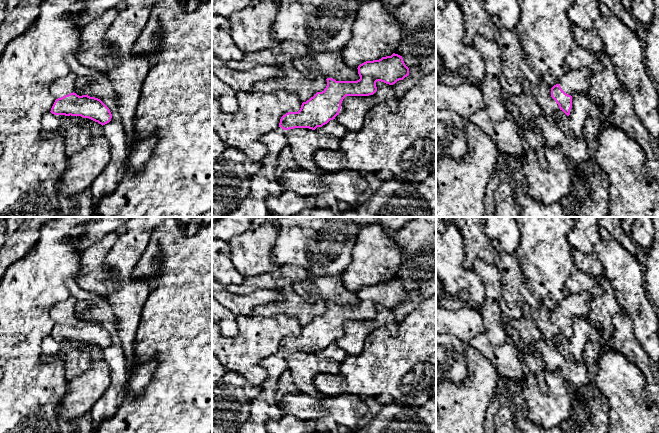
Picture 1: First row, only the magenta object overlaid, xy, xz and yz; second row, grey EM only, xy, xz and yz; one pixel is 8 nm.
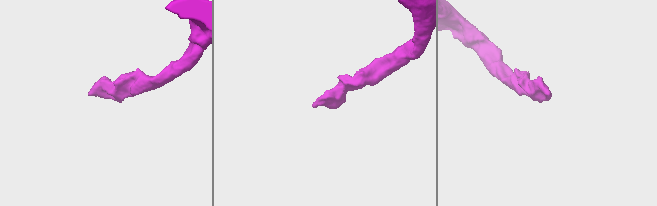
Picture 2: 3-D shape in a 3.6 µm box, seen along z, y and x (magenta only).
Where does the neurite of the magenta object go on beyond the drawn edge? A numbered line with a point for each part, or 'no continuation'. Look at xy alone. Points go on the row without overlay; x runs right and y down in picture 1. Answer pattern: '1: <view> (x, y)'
1: xy (64, 309)

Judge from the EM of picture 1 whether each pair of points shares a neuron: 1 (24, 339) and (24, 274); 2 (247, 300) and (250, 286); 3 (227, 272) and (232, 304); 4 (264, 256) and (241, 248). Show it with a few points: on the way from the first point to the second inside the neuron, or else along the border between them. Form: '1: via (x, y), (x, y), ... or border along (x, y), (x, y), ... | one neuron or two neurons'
1: via (24, 323), (24, 290) | one neuron
2: border along (225, 288), (230, 292), (243, 294), (271, 289) | two neurons
3: border along (222, 284), (224, 287) | two neurons
4: via (258, 256), (255, 256), (247, 249) | one neuron

